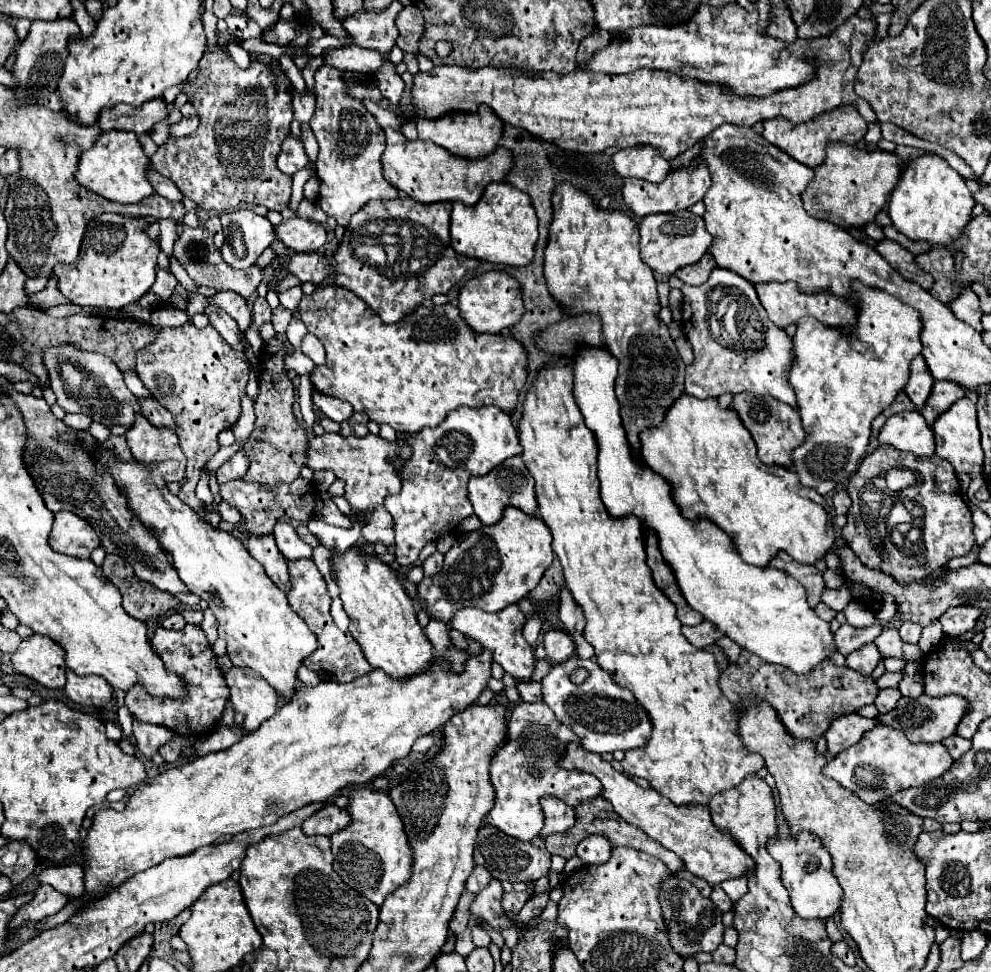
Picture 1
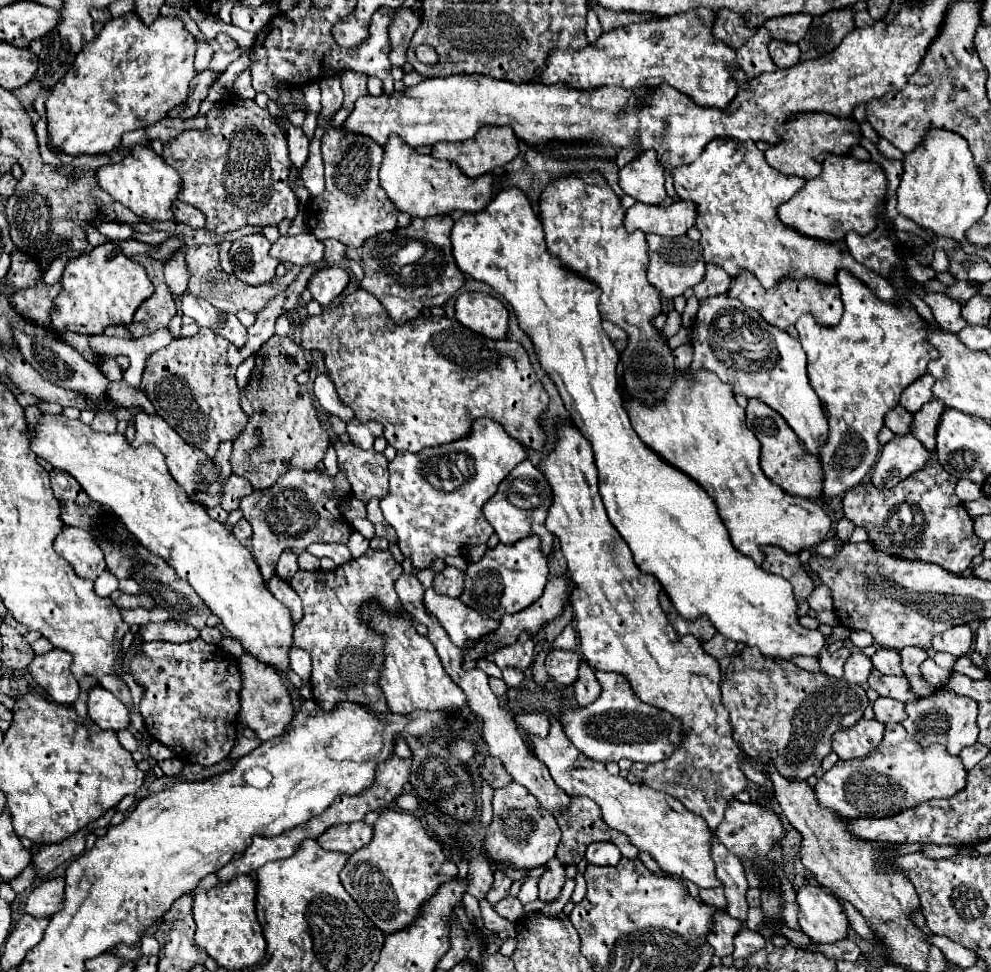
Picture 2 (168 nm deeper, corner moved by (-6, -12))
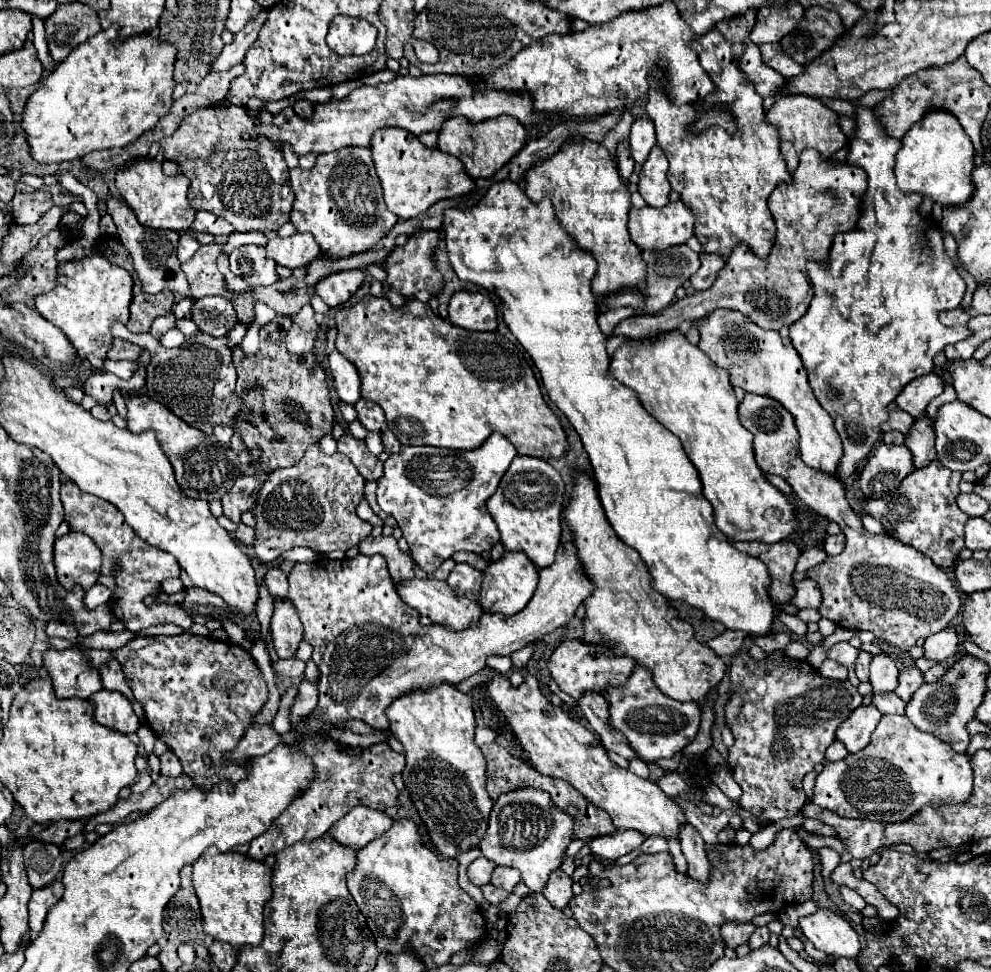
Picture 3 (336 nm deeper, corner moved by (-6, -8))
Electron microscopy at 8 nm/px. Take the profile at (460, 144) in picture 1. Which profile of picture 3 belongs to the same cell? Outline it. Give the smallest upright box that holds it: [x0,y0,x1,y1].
[437,116,525,178]

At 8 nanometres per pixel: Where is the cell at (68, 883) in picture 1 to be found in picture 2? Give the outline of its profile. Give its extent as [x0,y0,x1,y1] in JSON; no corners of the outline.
[25,878,63,918]

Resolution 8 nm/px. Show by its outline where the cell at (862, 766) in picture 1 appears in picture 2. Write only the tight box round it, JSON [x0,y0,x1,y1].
[815,724,967,818]

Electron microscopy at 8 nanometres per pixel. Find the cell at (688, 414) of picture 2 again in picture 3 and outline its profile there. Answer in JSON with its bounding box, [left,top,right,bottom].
[609,330,799,542]

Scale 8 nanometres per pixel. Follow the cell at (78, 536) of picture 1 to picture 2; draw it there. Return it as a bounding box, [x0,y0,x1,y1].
[53,526,105,580]

